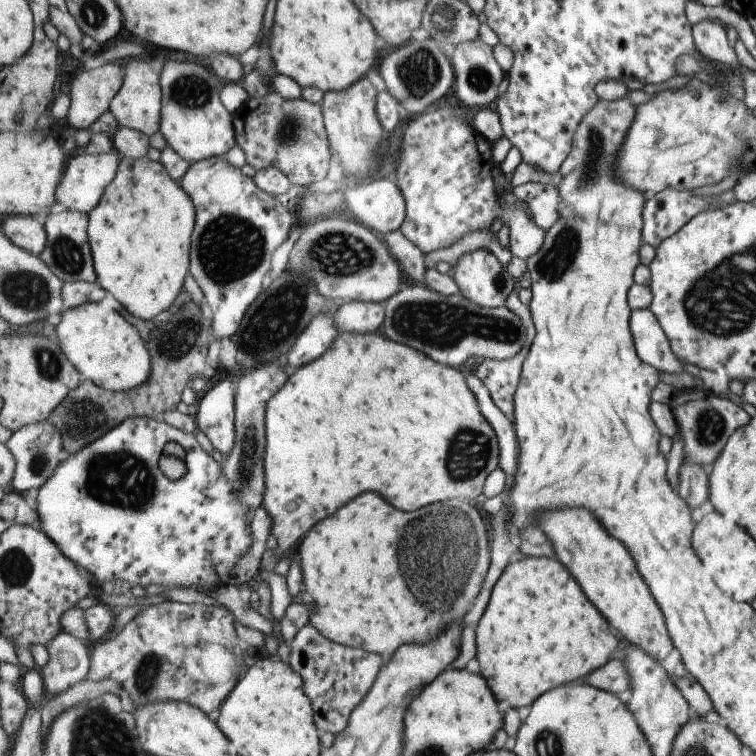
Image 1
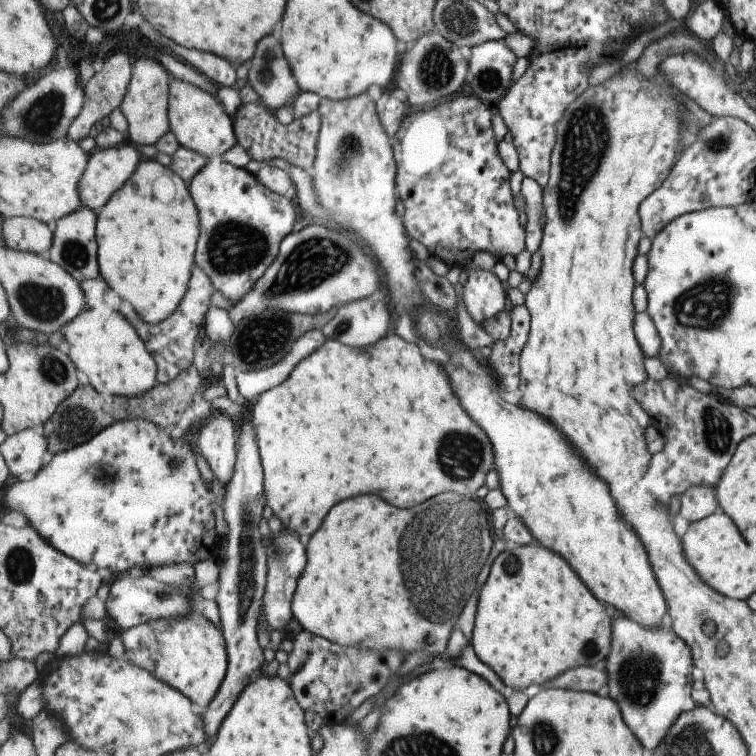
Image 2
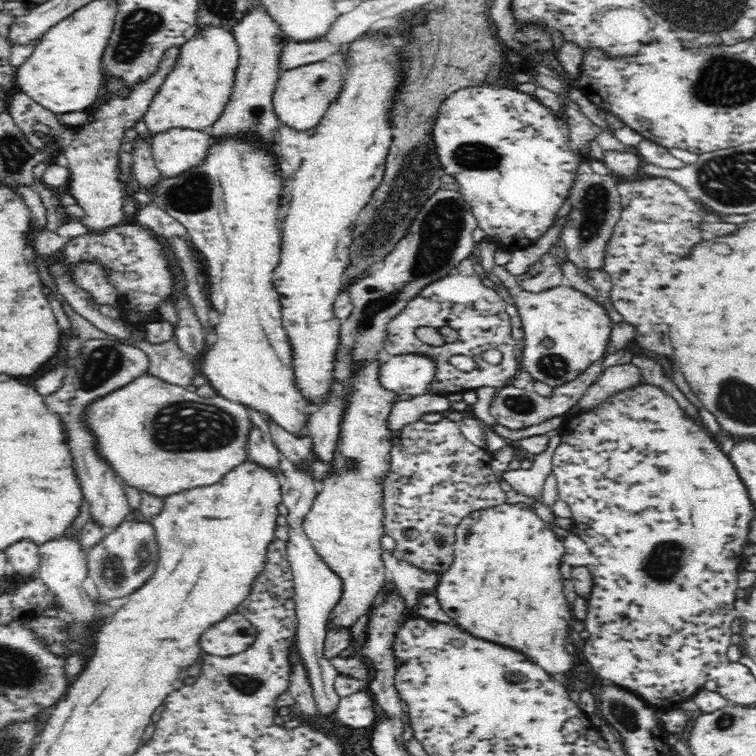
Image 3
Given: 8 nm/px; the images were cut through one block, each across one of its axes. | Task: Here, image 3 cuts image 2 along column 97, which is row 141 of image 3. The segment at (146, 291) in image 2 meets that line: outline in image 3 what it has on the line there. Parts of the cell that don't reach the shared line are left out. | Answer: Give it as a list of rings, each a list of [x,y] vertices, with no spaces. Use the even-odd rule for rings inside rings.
[[[226,140],[226,142],[220,142],[220,144],[213,144],[206,160],[200,166],[197,166],[197,168],[191,168],[188,172],[176,176],[176,178],[163,178],[155,186],[150,197],[154,200],[156,206],[164,209],[170,216],[173,216],[187,228],[189,241],[192,245],[196,246],[196,250],[198,250],[198,252],[202,254],[202,258],[204,258],[204,268],[206,268],[204,274],[208,278],[206,282],[206,292],[211,302],[210,308],[216,308],[216,310],[220,312],[220,326],[214,326],[212,328],[212,330],[216,330],[216,334],[213,332],[212,339],[207,343],[208,350],[206,350],[204,358],[202,358],[197,365],[199,373],[206,376],[209,384],[218,395],[231,401],[242,403],[262,414],[266,414],[271,420],[278,423],[279,426],[285,428],[288,432],[296,436],[302,436],[302,433],[306,431],[306,420],[308,420],[310,414],[304,411],[308,404],[306,404],[306,399],[302,397],[300,389],[298,389],[296,383],[294,383],[292,350],[290,343],[288,343],[286,332],[284,332],[284,328],[282,328],[282,322],[280,322],[282,314],[280,314],[278,292],[276,292],[274,286],[272,286],[272,274],[274,274],[274,268],[278,266],[278,258],[280,258],[280,230],[278,230],[278,222],[280,222],[278,210],[280,210],[280,206],[278,206],[278,198],[280,198],[280,194],[282,194],[282,179],[276,175],[276,170],[278,170],[276,159],[274,159],[266,149],[259,148],[259,146],[255,146],[255,144],[243,144],[243,142],[237,142],[237,140]]]

